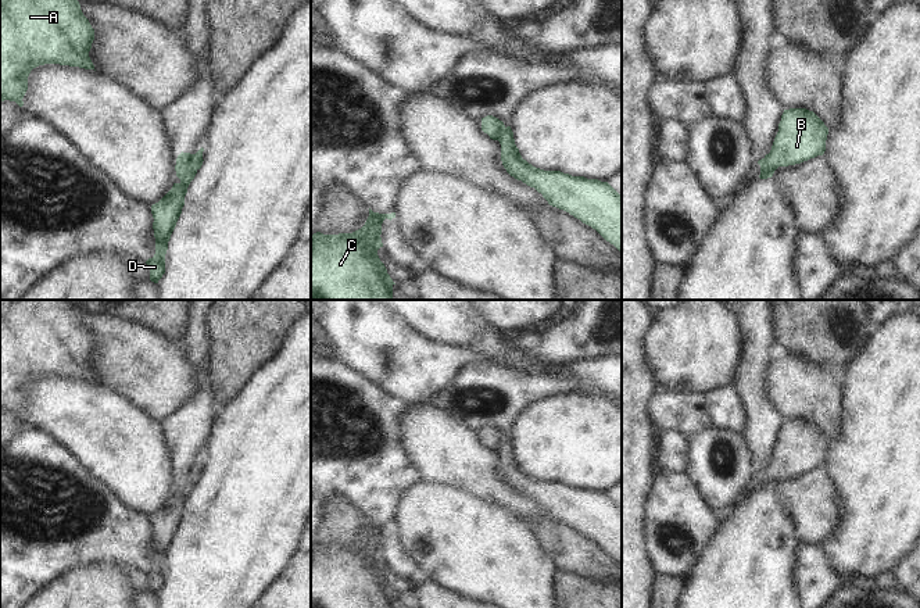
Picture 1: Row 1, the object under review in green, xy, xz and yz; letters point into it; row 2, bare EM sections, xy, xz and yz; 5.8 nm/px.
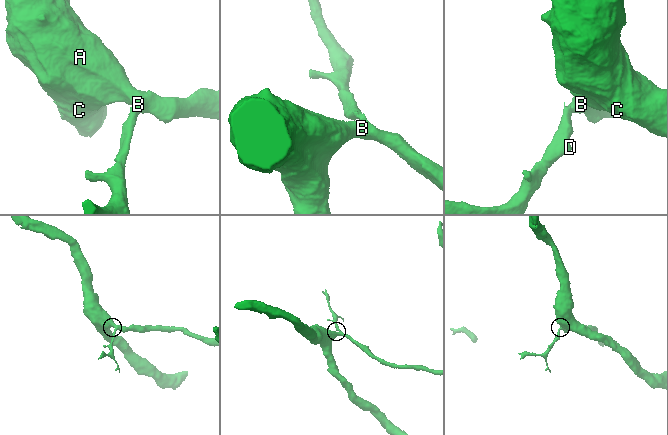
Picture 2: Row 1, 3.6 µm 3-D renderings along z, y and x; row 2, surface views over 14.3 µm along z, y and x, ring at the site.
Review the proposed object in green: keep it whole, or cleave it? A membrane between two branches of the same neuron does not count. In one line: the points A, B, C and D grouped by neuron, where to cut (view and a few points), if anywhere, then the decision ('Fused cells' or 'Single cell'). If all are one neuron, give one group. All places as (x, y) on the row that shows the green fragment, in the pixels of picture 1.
Groups: A B C / D. Split along yz (768, 154), (763, 164), (773, 171). Fused cells

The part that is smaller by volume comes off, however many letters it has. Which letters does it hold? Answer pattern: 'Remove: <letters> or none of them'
Remove: D

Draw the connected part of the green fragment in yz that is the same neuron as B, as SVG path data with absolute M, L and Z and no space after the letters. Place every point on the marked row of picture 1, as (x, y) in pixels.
M806 108L784 110L772 150L763 158L763 167L776 171L778 167L801 164L826 151L828 128Z

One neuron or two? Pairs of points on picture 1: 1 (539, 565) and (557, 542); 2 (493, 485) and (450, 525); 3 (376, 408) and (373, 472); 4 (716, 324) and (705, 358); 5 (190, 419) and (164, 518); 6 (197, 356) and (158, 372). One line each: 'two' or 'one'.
1: two
2: two
3: one
4: one
5: one
6: two

